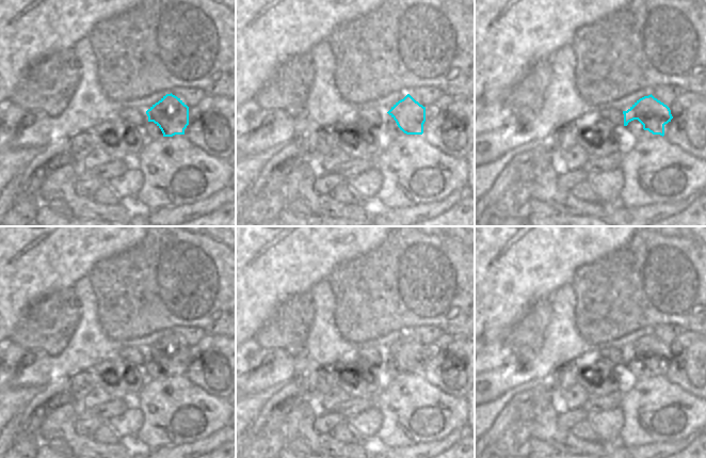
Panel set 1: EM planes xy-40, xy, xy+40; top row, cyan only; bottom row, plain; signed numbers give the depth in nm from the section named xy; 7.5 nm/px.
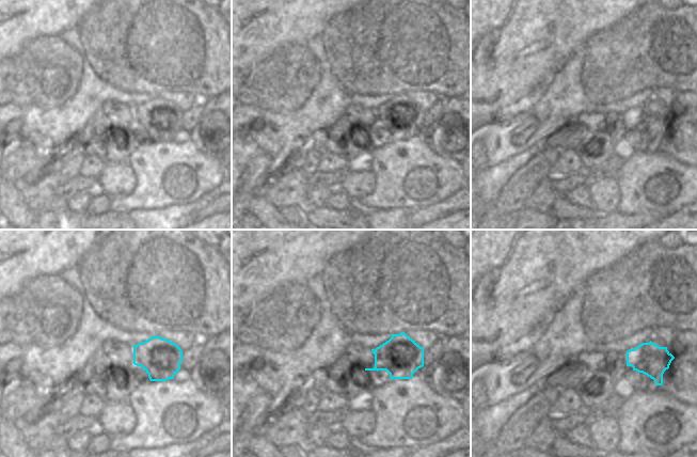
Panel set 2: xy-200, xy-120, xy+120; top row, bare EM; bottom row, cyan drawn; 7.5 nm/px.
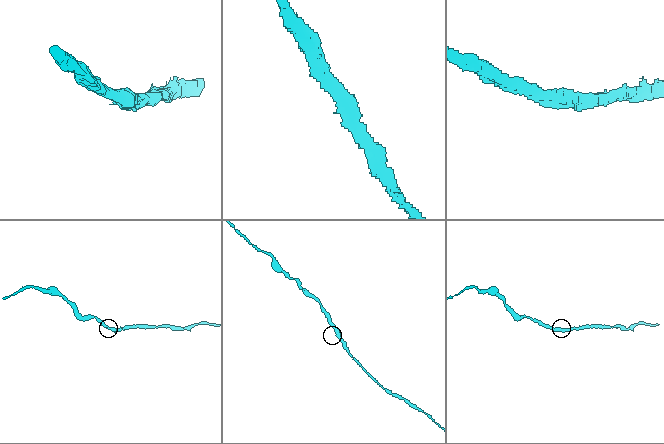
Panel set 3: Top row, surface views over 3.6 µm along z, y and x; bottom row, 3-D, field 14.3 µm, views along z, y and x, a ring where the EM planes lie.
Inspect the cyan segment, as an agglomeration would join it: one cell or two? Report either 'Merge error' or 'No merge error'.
No merge error.

